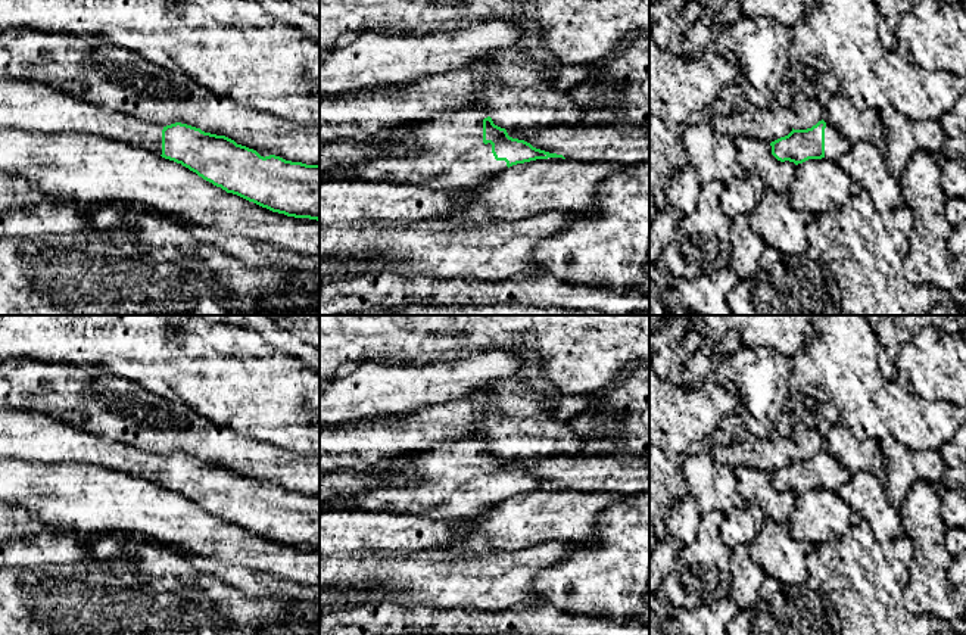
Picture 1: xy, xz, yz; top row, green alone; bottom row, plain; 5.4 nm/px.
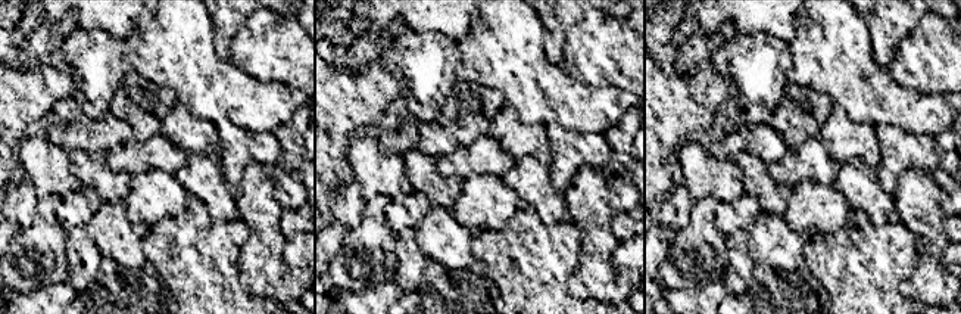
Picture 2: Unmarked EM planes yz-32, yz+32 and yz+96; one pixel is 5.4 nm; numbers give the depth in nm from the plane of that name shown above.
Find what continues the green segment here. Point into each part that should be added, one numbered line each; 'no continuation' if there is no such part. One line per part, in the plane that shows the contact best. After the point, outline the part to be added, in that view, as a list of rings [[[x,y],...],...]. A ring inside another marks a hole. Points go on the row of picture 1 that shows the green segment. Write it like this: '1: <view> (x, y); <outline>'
1: xz (449, 152); [[[468,106],[424,124],[377,128],[371,137],[383,146],[401,143],[417,149],[406,155],[377,153],[364,164],[320,172],[320,183],[367,180],[434,190],[480,186],[508,168],[505,161],[495,159],[492,144],[483,143],[483,119],[479,108]]]

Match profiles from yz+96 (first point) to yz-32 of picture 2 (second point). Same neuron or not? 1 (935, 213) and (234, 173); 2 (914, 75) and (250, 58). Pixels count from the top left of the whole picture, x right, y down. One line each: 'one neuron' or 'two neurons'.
1: two neurons
2: one neuron

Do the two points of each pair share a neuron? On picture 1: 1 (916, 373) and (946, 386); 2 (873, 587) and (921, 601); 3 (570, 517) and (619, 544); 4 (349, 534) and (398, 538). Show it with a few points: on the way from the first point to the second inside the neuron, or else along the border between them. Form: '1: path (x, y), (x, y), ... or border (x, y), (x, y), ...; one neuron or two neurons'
1: path (924, 373), (932, 373), (938, 379); one neuron
2: border (909, 563), (904, 606), (929, 618); two neurons
3: border (614, 503), (600, 514), (595, 539), (573, 542); two neurons
4: path (361, 534), (386, 534); one neuron

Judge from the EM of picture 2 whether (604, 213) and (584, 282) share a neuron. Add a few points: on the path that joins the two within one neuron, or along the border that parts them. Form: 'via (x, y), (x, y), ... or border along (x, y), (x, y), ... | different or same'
via (596, 230), (596, 264) | same

